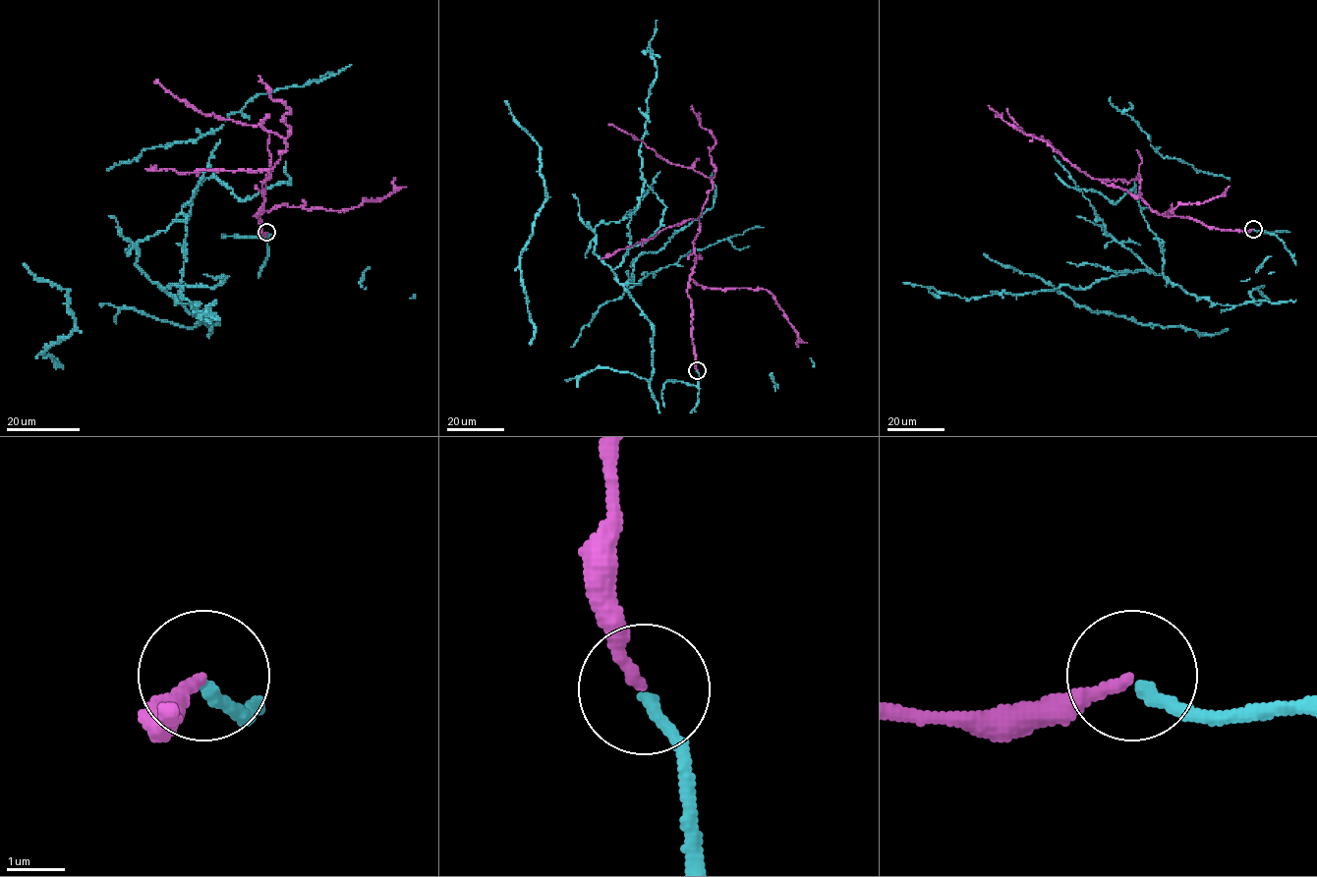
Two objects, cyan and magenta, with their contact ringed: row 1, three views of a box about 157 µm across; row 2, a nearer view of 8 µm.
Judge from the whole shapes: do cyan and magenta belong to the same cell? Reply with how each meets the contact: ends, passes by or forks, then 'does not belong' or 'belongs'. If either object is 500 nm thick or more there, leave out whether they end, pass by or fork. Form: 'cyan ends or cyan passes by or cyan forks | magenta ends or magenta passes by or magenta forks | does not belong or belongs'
cyan ends | magenta ends | belongs

